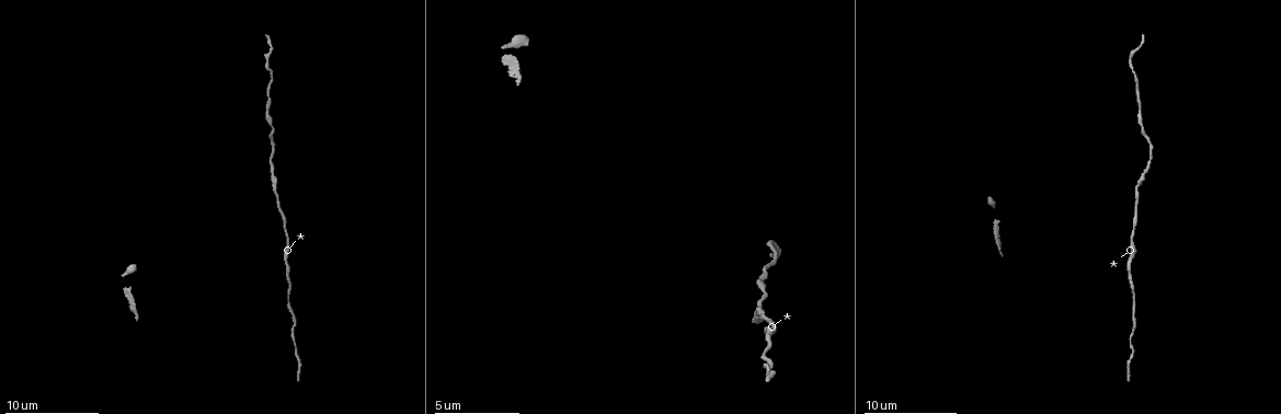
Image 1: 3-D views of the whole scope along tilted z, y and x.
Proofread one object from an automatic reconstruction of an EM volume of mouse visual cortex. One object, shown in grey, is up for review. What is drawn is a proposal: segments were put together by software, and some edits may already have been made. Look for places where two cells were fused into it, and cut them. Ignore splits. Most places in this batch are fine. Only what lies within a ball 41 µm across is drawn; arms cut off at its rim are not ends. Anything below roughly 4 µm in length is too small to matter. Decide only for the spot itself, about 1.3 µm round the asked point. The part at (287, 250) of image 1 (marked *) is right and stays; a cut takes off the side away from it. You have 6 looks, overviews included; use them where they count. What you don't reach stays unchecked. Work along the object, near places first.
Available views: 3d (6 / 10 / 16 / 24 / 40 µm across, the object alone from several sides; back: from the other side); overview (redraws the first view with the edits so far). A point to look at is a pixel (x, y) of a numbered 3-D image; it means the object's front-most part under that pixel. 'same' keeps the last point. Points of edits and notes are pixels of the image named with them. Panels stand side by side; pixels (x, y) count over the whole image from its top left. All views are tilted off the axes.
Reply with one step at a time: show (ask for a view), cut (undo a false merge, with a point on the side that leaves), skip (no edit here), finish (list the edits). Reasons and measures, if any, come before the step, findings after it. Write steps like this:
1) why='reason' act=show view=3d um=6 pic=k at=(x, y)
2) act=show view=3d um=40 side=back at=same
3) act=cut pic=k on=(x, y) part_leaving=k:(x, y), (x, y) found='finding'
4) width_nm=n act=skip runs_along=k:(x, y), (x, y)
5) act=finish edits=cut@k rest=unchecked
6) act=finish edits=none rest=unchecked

why='sudden change in width' act=show view=3d um=10 pic=1 at=(1137, 191)

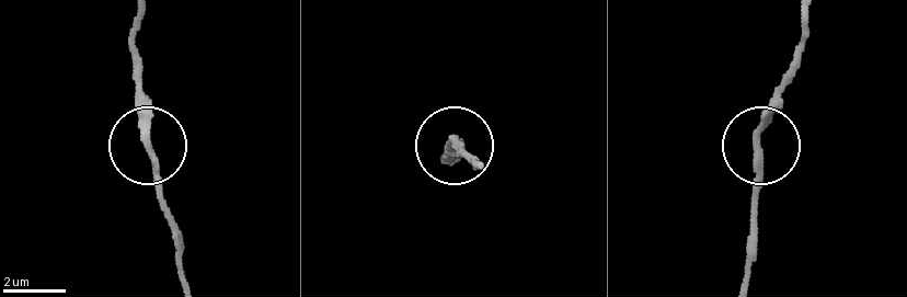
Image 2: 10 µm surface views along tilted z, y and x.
width_nm=200 act=skip runs_along=2:(182, 277), (174, 223), (144, 137), (138, 73) found='all the same cell'

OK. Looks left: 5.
act=show view=3d um=10 pic=1 at=(1127, 263)

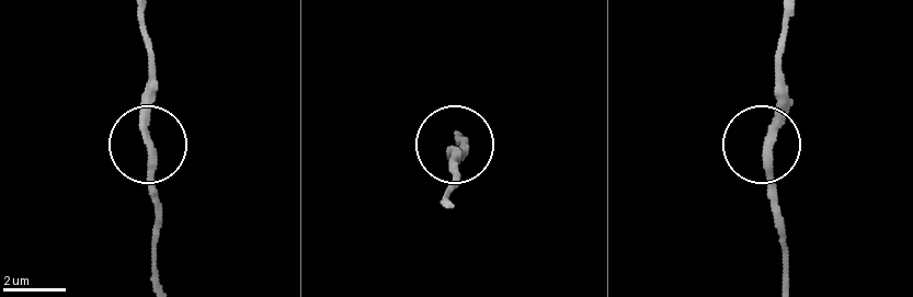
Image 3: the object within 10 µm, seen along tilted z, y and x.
width_nm=250 act=skip runs_along=3:(774, 102), (766, 153), (773, 221) found='all the same cell'

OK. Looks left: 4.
why='thick turns thin' act=show view=3d um=16 pic=1 at=(1141, 107)

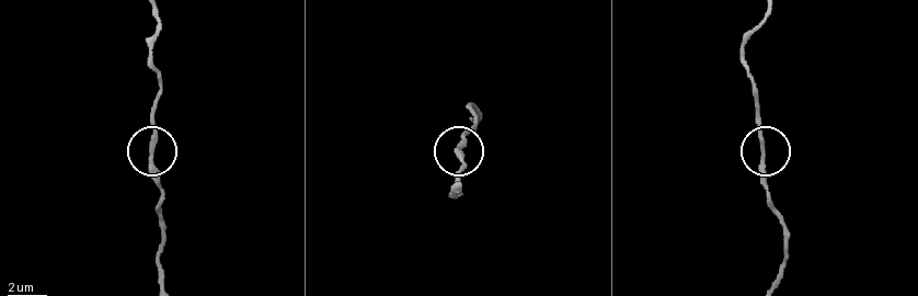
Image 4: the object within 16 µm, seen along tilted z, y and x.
act=skip runs_along=4:(161, 283), (161, 192), (150, 156), (155, 97) found='one cell here'

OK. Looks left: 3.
act=finish edits=none rest=unchecked

